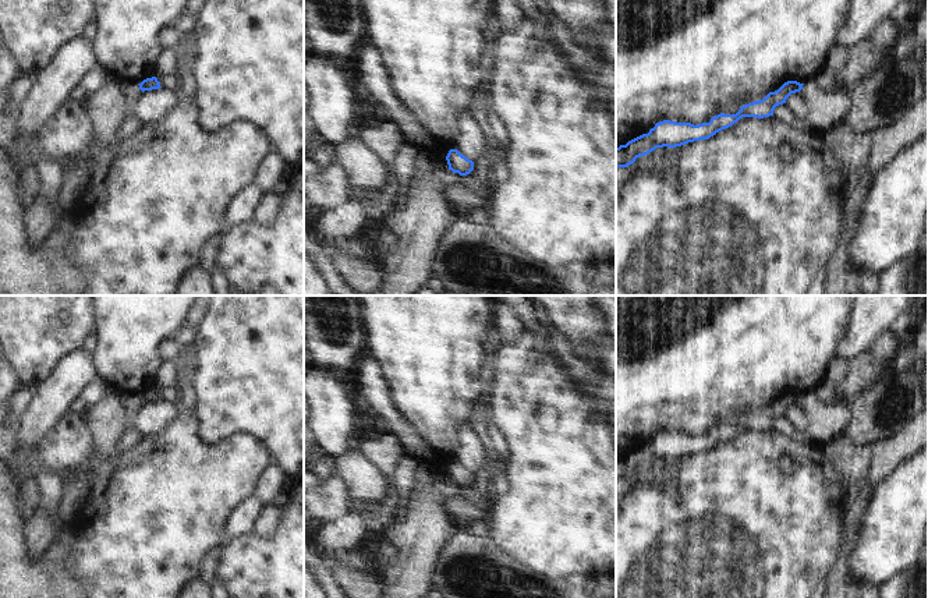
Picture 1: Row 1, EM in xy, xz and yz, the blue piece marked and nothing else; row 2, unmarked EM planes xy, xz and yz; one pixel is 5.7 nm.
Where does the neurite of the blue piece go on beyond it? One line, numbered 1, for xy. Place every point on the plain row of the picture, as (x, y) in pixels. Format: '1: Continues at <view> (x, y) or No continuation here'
1: No continuation here.

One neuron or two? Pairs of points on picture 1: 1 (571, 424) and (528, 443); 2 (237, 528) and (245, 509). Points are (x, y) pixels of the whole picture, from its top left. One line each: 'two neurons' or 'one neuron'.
1: one neuron
2: one neuron

